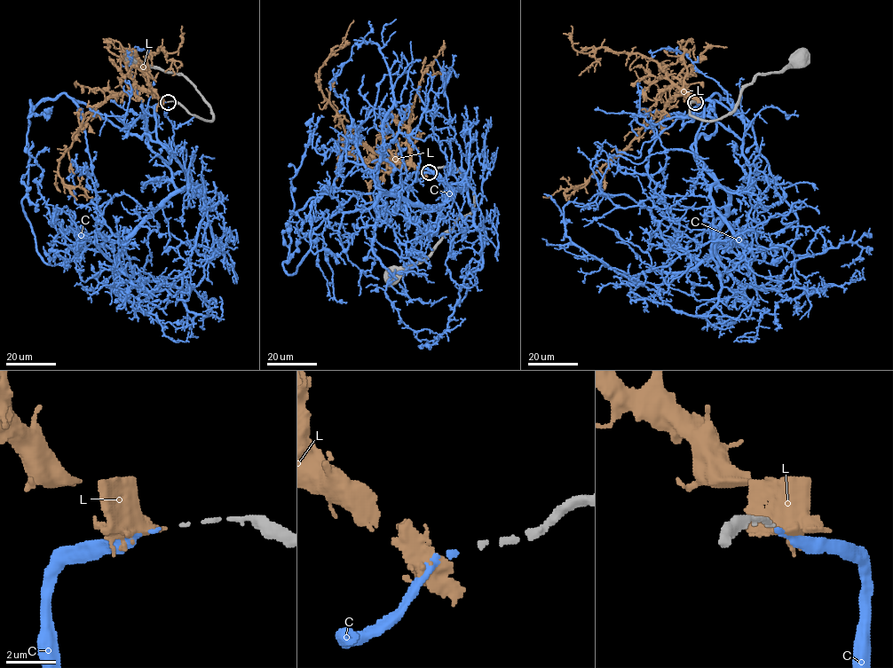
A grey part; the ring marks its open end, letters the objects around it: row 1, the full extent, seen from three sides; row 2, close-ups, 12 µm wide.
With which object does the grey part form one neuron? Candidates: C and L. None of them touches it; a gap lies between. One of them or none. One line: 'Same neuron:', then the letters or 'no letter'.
Same neuron: C

